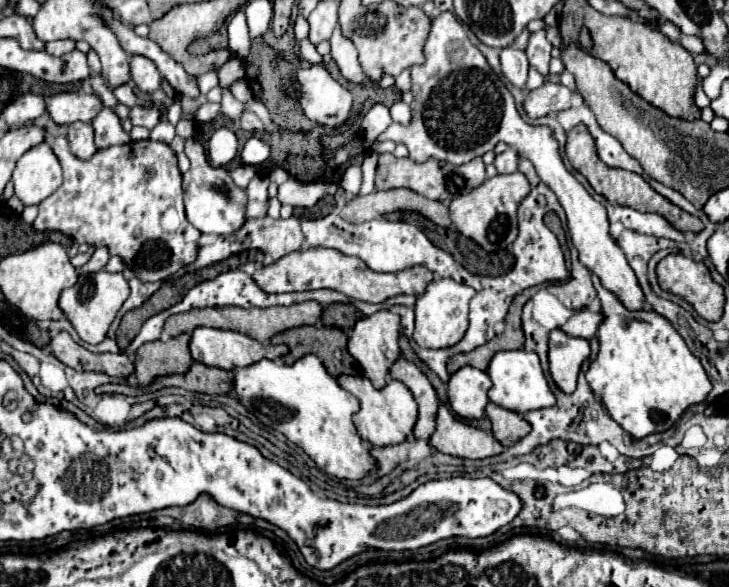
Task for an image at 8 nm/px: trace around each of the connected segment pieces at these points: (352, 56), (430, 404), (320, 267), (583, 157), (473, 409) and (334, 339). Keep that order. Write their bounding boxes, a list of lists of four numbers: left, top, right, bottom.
[[330,26,374,84],[390,358,438,440],[254,248,434,304],[566,124,704,232],[448,366,492,420],[272,326,362,378]]

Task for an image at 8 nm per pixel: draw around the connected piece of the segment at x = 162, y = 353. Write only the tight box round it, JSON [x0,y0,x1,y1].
[136,334,192,386]

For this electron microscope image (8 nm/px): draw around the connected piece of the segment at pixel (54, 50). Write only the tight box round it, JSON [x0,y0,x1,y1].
[46,38,76,56]

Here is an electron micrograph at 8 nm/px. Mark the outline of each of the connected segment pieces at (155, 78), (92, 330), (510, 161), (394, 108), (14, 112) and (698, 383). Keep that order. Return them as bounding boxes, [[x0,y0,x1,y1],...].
[[130,56,160,94],[60,272,128,344],[494,148,520,174],[390,100,410,124],[2,94,46,128],[586,274,712,438]]

